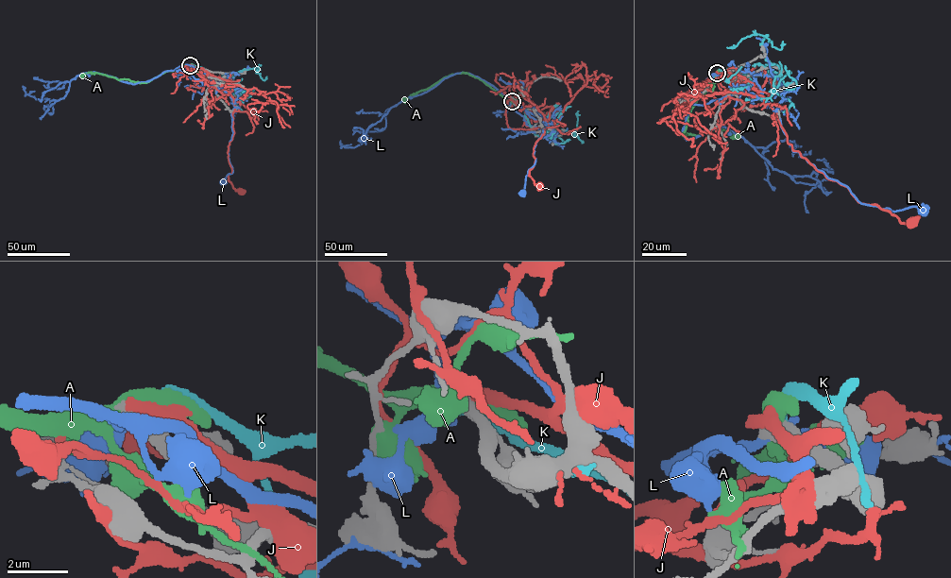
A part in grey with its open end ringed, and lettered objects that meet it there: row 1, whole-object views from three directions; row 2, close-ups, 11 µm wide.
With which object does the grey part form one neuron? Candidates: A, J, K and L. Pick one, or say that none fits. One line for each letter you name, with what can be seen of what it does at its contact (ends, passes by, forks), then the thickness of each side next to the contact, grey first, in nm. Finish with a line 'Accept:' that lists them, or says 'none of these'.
Accept: none of these

